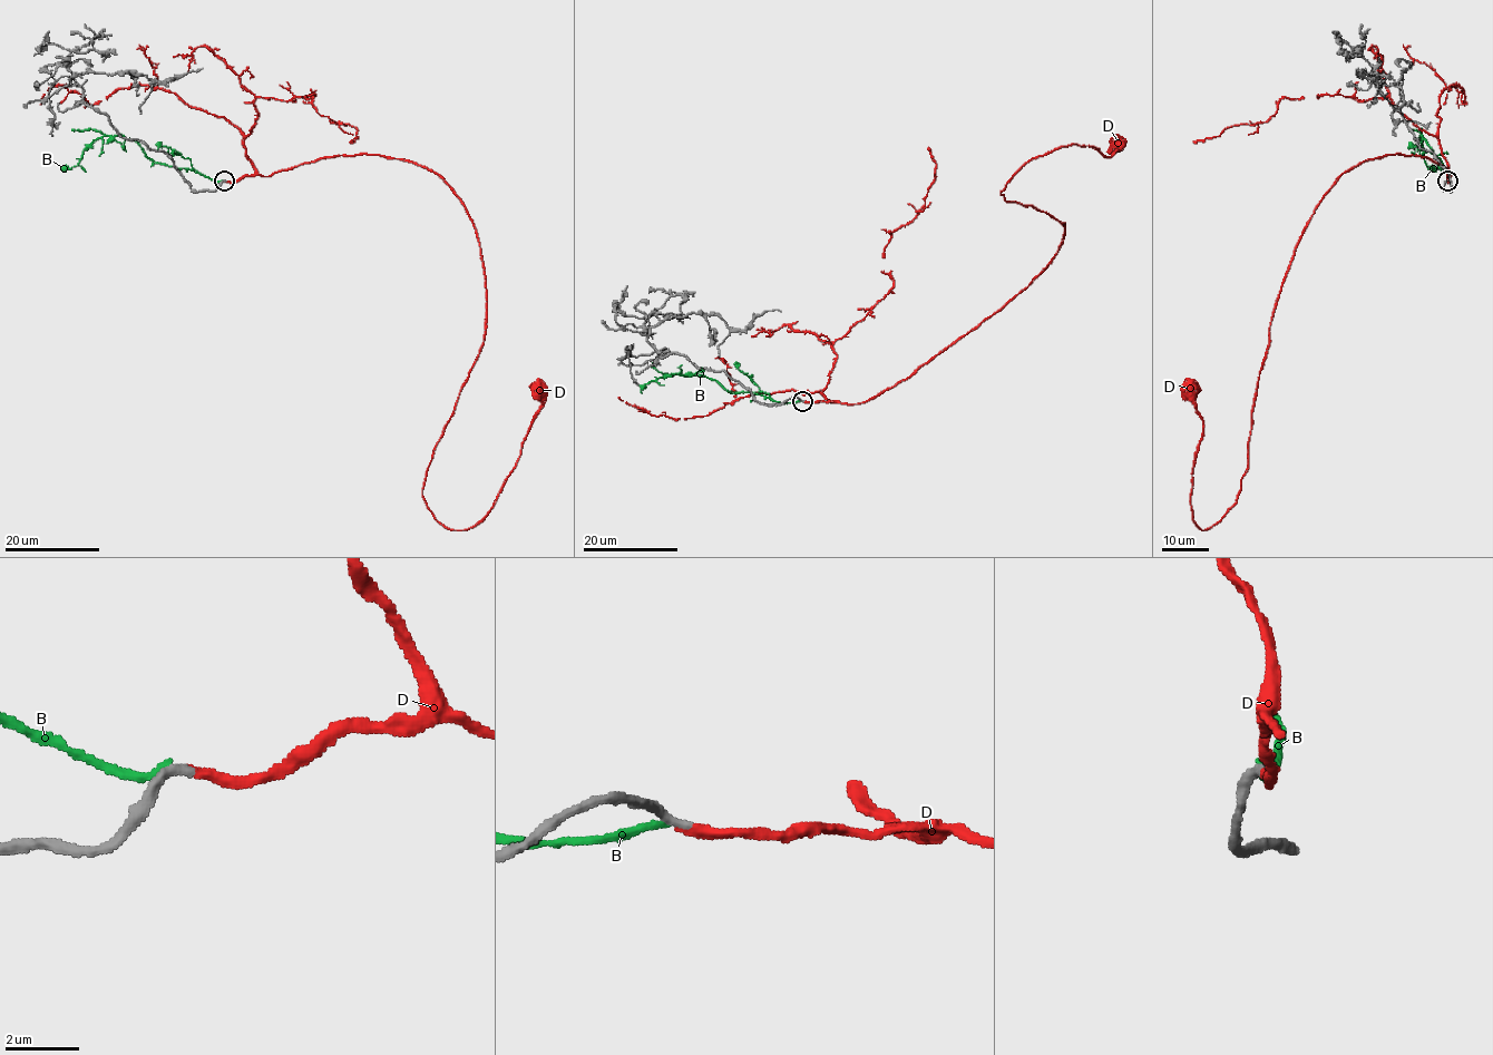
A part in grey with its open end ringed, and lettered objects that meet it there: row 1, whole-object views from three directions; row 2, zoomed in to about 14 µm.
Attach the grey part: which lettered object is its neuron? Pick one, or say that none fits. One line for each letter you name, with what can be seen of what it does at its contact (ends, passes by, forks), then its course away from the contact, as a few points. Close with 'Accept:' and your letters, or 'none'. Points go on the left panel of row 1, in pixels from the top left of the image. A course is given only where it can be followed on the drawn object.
D: it ends | via (225, 181), (372, 154), (435, 172), (464, 204), (487, 310), (422, 490), (446, 527), (493, 505), (539, 390)
Accept: D

